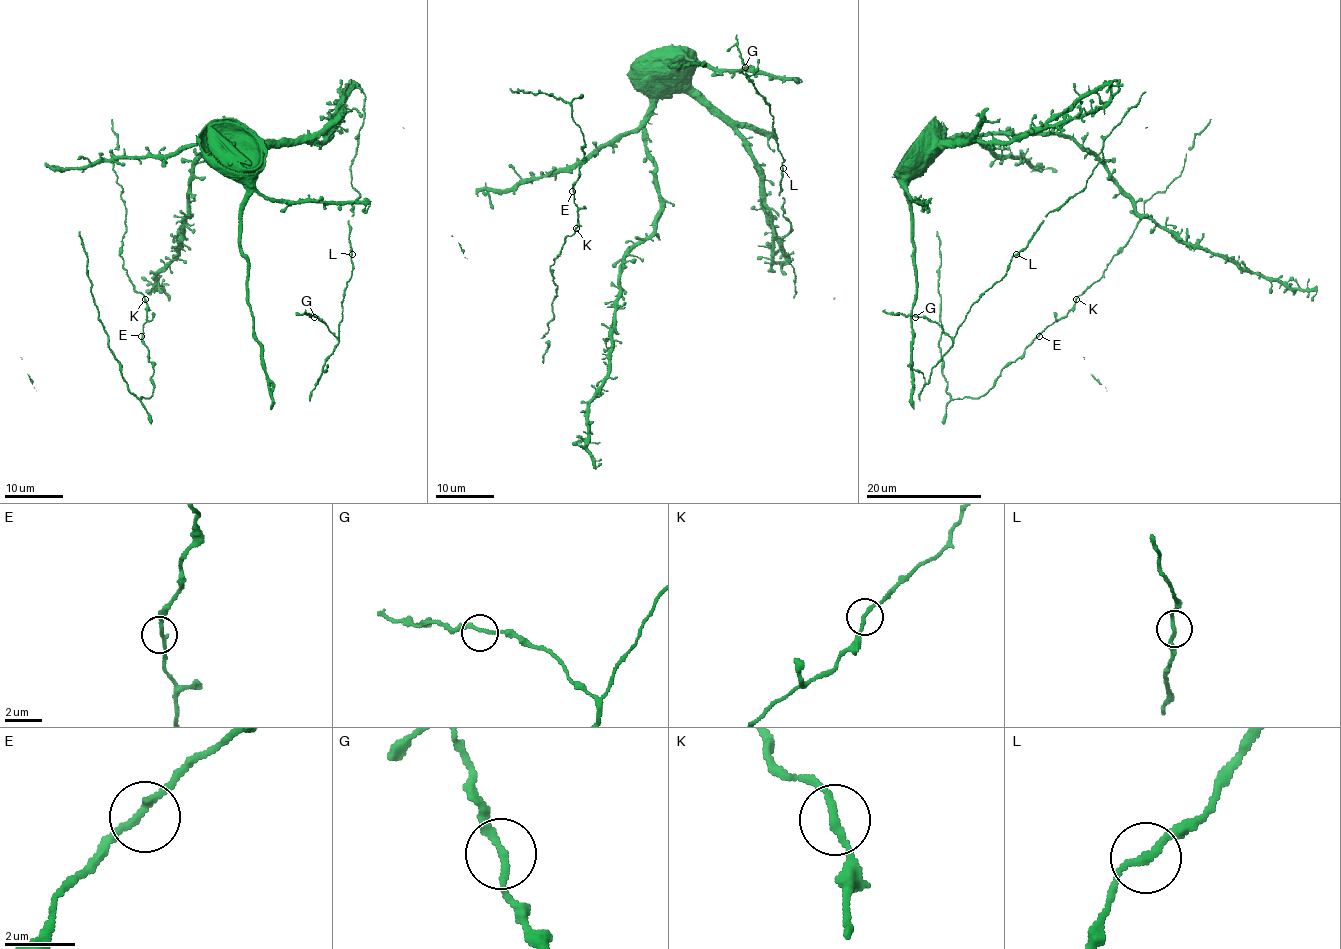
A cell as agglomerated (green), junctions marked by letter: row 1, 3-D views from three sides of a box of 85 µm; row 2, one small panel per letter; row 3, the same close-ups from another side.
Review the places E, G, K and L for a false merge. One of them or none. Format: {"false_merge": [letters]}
{"false_merge": []}

